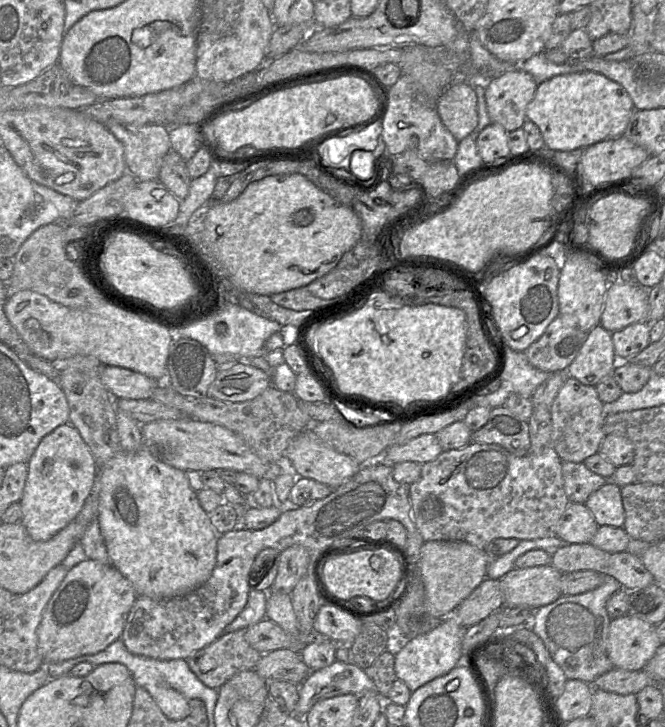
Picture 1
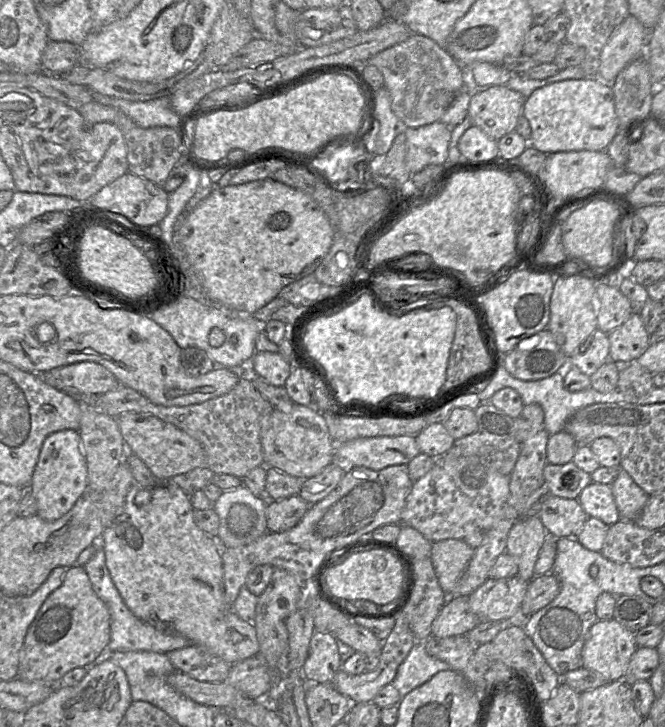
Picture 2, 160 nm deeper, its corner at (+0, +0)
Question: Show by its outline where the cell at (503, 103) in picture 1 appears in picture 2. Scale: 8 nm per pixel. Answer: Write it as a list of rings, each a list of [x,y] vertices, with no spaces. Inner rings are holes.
[[[506,84],[482,86],[471,93],[468,117],[495,140],[515,131],[526,98]]]

